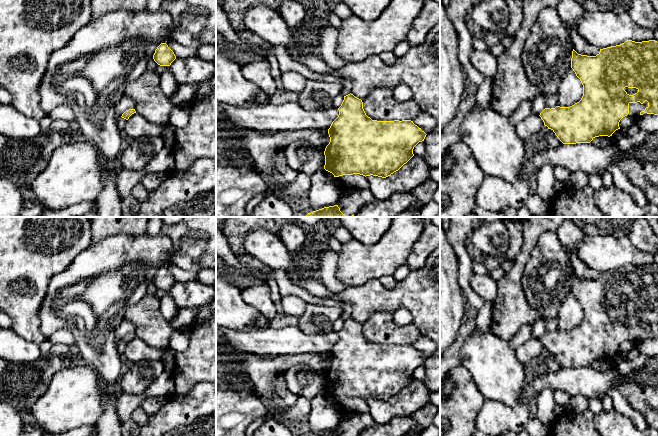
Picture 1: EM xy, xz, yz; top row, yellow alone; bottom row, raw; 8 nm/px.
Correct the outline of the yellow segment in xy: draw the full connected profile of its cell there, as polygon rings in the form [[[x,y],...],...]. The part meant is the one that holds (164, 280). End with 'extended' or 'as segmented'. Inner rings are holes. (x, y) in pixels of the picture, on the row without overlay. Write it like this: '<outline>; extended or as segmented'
[[[161,267],[155,274],[153,283],[160,290],[170,290],[176,280],[166,267]]]; as segmented

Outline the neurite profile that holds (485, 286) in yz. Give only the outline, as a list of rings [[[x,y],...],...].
[[[473,273],[470,278],[470,286],[485,302],[493,303],[498,296],[497,281],[489,274],[480,275]]]

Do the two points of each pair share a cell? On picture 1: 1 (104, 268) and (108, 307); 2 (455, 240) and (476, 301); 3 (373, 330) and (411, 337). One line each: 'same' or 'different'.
1: same
2: same
3: same

